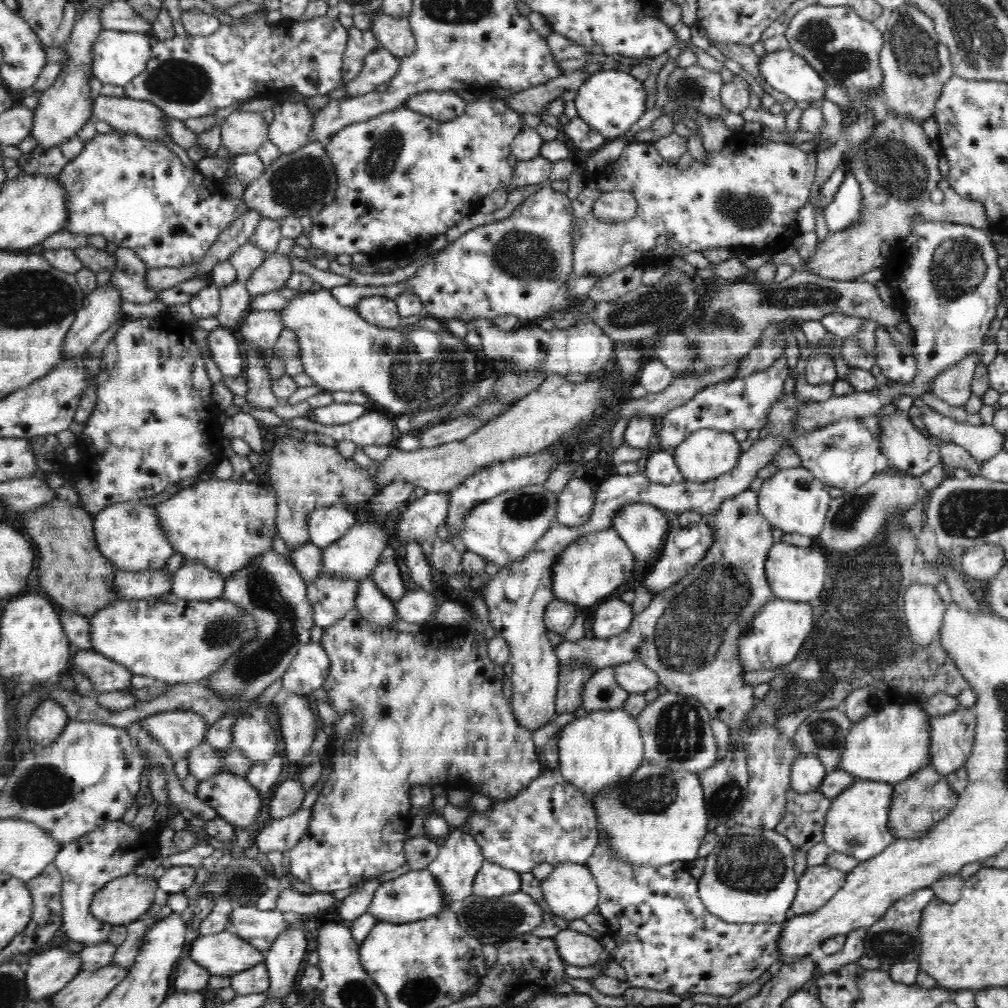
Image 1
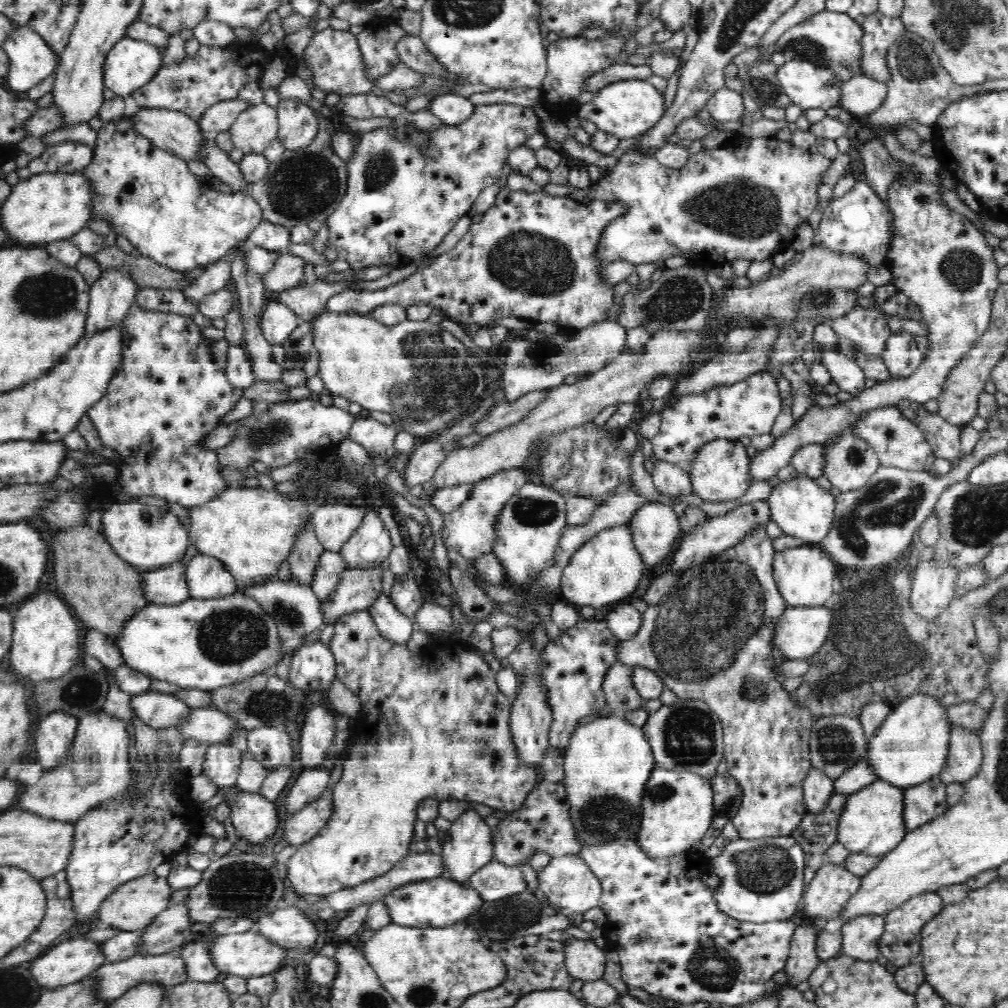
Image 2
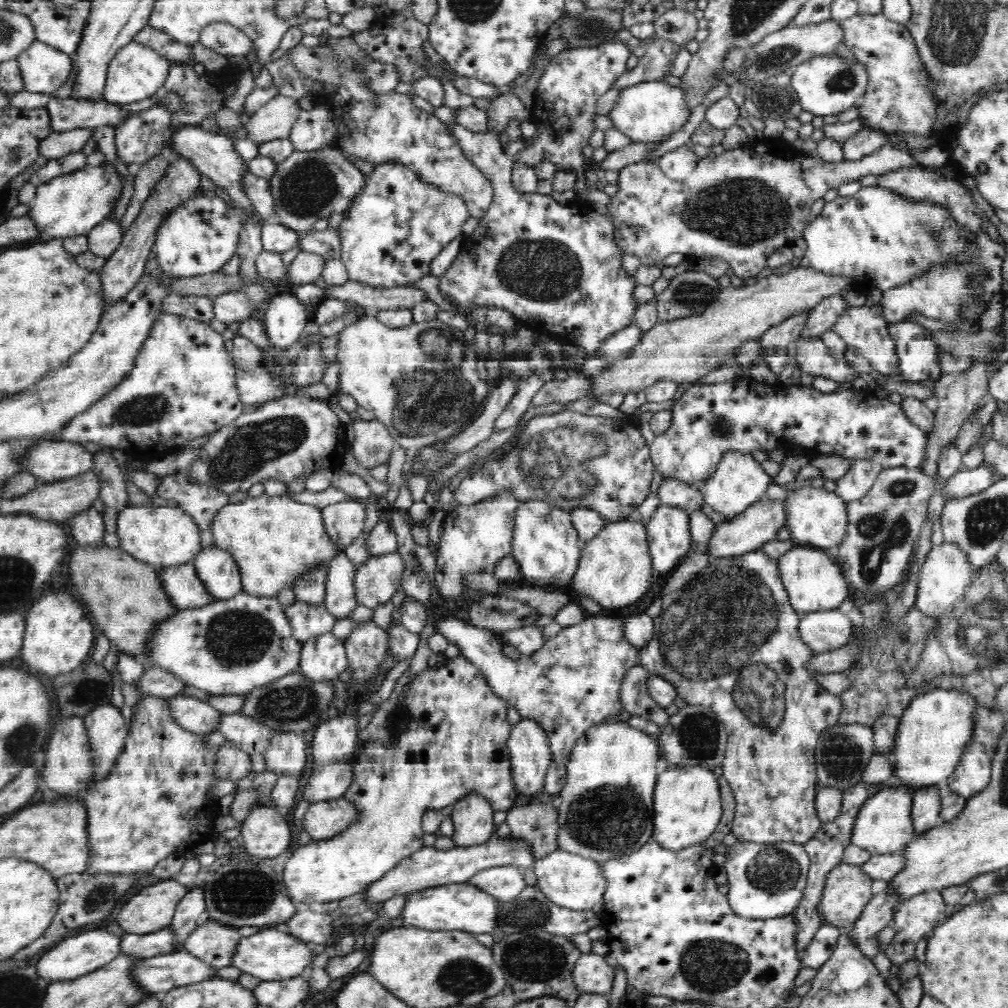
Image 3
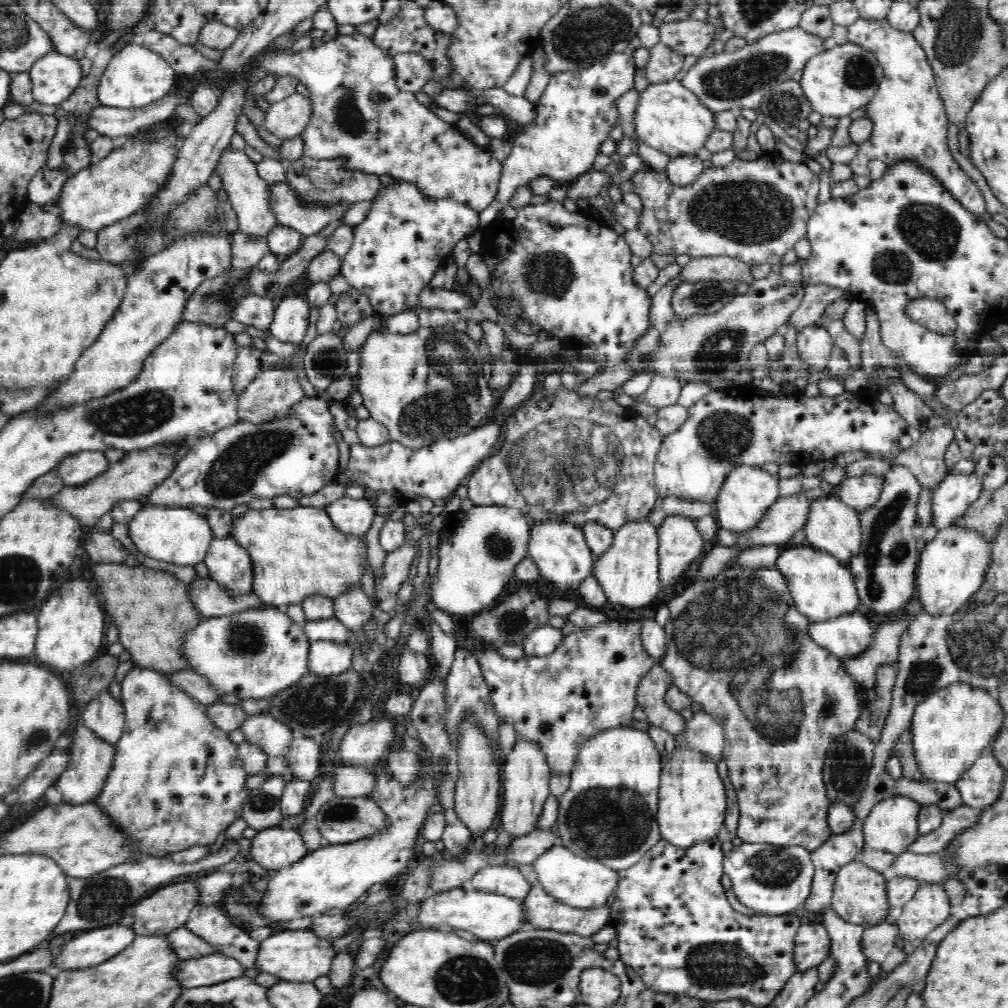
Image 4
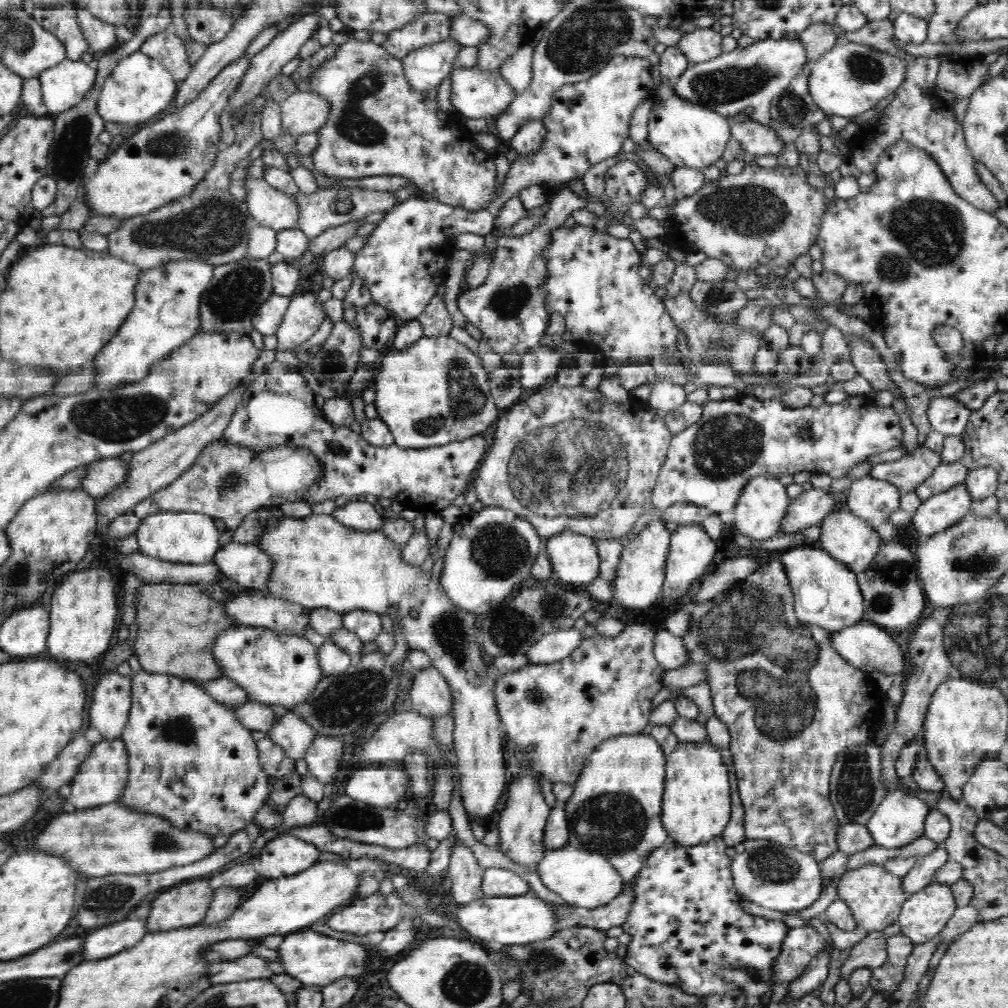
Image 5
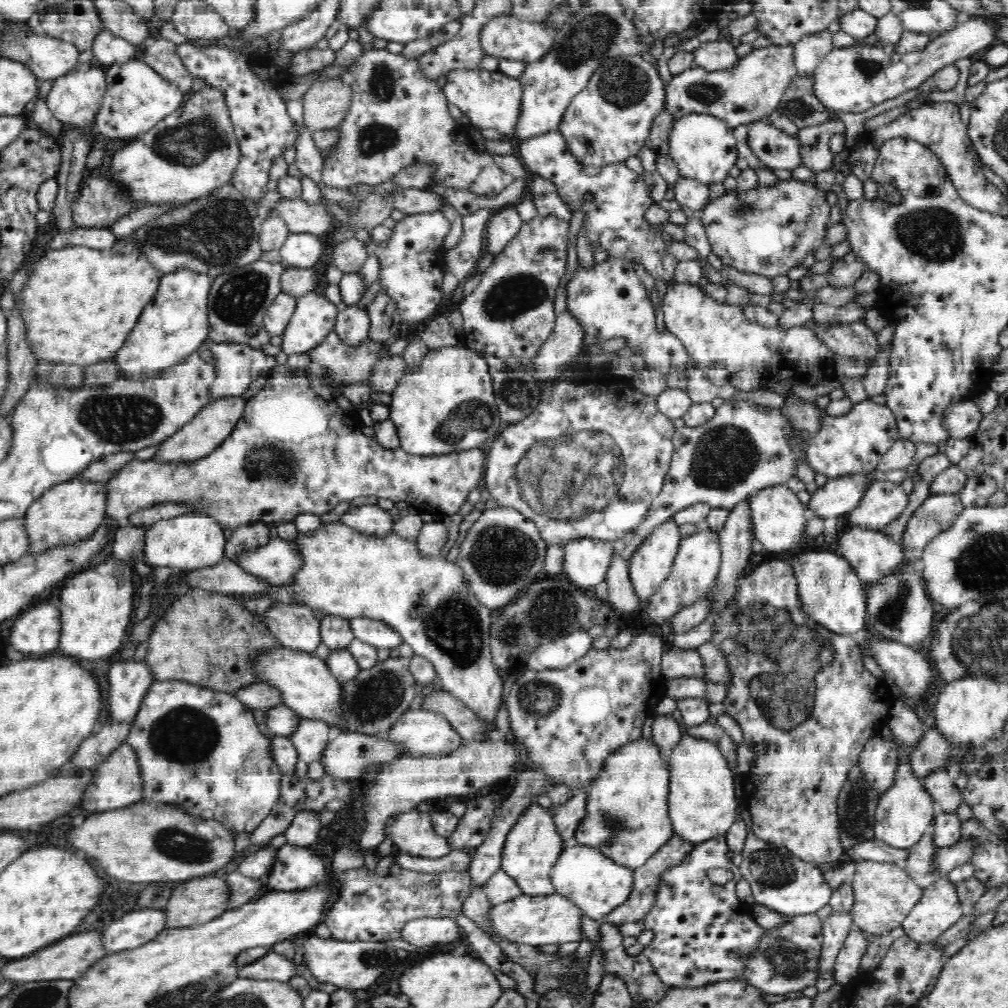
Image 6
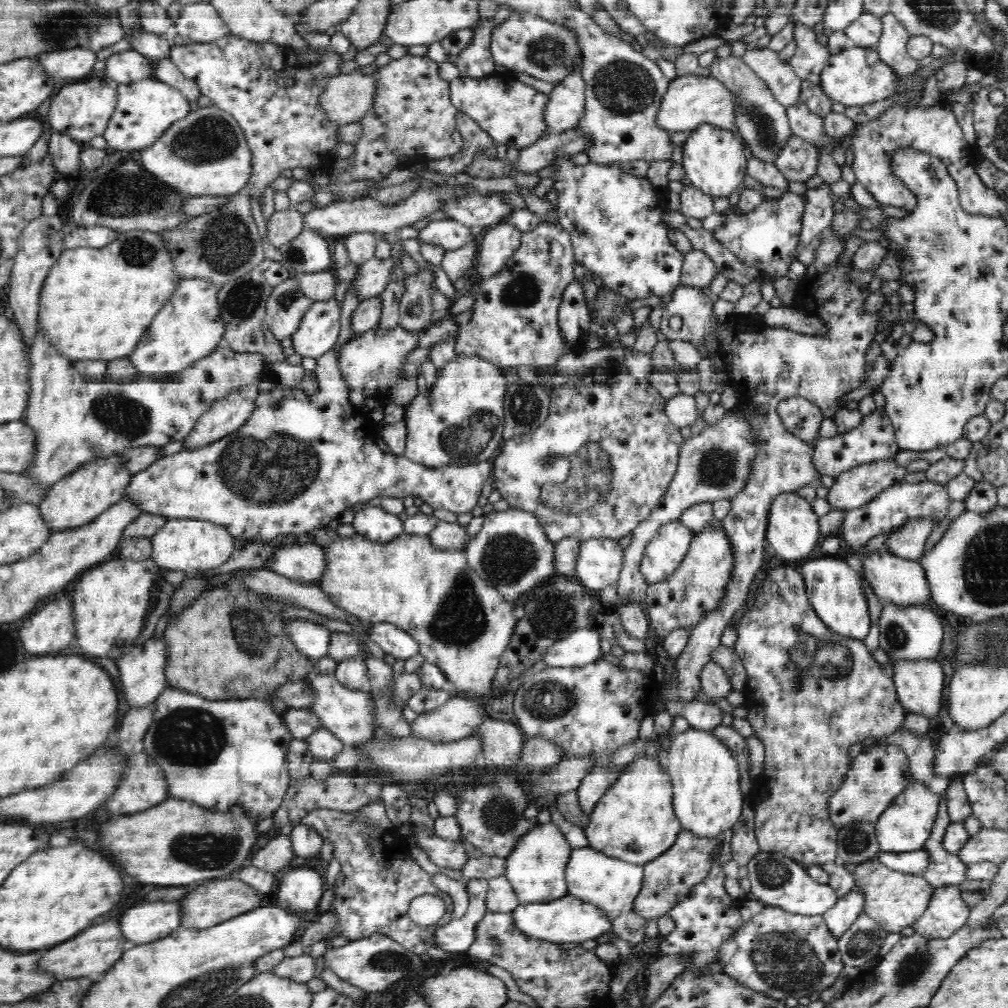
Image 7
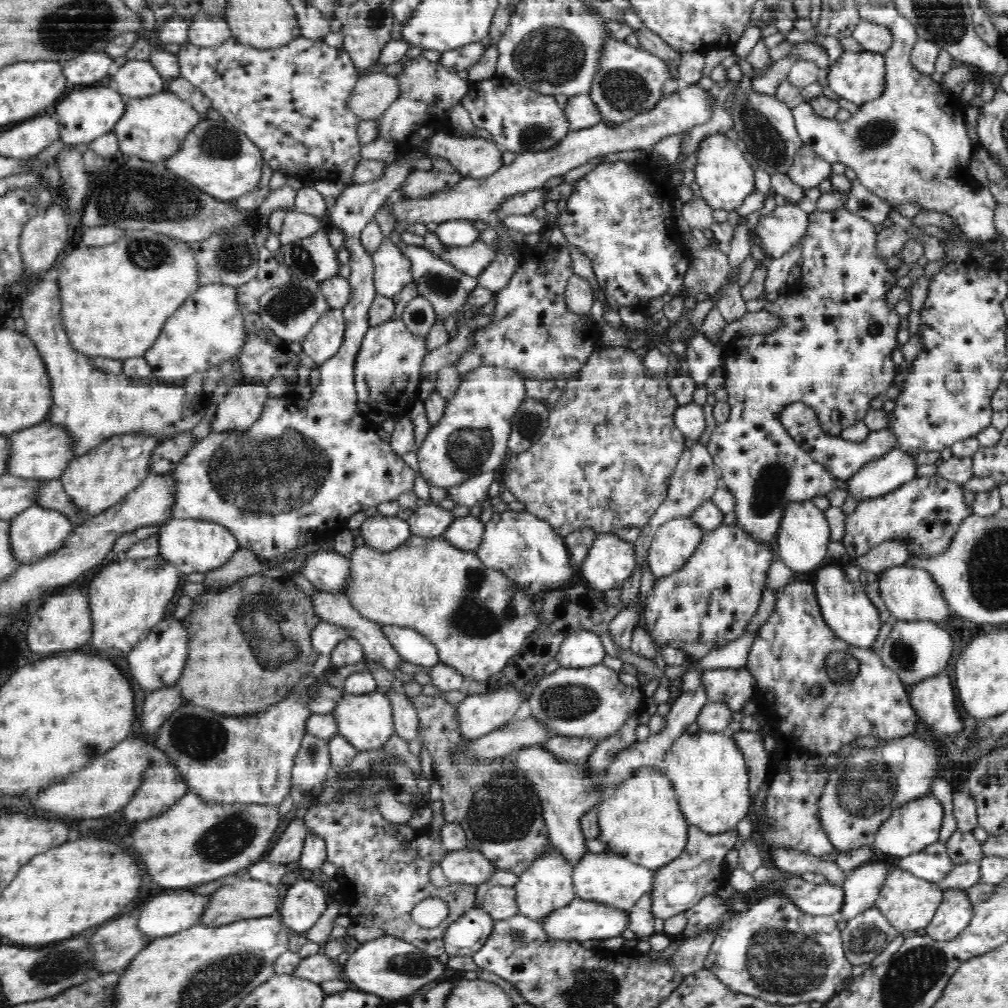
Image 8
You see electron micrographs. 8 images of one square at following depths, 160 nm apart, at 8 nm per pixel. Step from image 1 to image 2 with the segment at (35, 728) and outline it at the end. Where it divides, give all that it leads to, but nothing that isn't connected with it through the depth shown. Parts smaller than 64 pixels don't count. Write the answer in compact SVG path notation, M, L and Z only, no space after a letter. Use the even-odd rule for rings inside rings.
M52 712L42 718L34 730L34 750L42 768L54 769L69 758L78 719L64 712Z

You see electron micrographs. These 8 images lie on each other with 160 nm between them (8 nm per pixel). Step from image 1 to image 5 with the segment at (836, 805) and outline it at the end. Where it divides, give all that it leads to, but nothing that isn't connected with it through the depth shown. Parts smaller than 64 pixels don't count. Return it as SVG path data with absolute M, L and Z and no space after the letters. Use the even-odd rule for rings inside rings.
M908 789L888 791L887 796L865 825L876 845L888 848L901 847L924 836L924 823L931 810L926 803L918 799L918 796L912 795Z

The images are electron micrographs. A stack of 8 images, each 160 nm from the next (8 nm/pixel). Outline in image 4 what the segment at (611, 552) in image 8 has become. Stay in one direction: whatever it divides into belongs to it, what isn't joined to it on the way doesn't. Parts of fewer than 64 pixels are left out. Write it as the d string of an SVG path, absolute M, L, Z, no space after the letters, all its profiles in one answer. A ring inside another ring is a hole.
M563 520L562 522L534 521L531 526L527 557L537 564L539 576L543 576L563 590L568 590L591 576L596 558L578 525Z

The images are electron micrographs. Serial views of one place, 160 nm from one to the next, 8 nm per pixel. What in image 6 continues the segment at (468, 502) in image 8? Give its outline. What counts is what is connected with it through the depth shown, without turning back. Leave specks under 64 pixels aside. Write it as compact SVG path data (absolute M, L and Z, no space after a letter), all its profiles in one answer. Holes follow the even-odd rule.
M277 364L268 372L266 376L265 386L254 396L246 401L244 412L242 413L241 420L237 422L234 430L226 437L222 444L210 454L194 462L157 462L157 460L148 460L141 462L140 460L132 460L128 462L128 465L123 466L122 469L116 471L114 477L105 482L108 486L108 498L105 502L105 516L115 518L120 523L124 523L128 520L128 517L137 512L140 509L148 509L151 506L158 504L180 504L186 505L190 512L198 512L199 514L206 514L214 520L218 521L218 524L223 529L230 528L232 530L237 529L239 526L253 525L257 522L266 524L282 524L282 522L290 522L294 520L296 514L302 514L302 512L310 512L310 514L324 514L330 512L333 508L340 504L340 502L346 502L346 500L354 500L358 496L378 496L378 498L389 498L392 502L400 502L404 500L408 502L409 506L413 506L417 509L418 514L422 512L429 512L435 515L452 515L454 512L460 510L460 506L466 502L466 496L470 492L477 490L478 485L484 474L486 456L484 452L478 449L462 450L460 454L446 454L445 457L423 457L406 453L401 450L400 447L392 449L384 449L381 444L374 438L364 435L354 424L354 420L350 420L350 416L344 414L344 409L340 408L336 401L326 402L320 397L313 389L310 388L309 378L305 372L302 374L294 374L292 368L286 368L285 364Z

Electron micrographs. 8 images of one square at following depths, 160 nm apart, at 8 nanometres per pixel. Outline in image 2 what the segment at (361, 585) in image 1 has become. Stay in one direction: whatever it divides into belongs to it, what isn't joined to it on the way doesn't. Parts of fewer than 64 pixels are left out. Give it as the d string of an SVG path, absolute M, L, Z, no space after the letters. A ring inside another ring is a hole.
M379 592L367 611L372 615L374 624L384 638L400 644L410 640L416 628L415 621L400 612L384 592Z

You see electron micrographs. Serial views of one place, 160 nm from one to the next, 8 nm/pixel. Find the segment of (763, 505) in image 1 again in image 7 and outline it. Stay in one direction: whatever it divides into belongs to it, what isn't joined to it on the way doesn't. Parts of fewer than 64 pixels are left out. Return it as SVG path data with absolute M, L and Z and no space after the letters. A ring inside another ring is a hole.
M888 549L870 551L863 556L861 572L863 572L863 578L870 583L874 594L883 601L888 601L894 605L928 605L934 607L931 602L930 587L926 580L925 570L917 560L898 557Z

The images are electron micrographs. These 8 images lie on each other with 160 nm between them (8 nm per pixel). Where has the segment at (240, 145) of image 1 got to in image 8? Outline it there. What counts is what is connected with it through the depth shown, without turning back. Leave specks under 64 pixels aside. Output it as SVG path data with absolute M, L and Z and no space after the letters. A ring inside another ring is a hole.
M376 72L361 74L354 85L348 109L354 111L361 120L374 120L400 97L401 87L397 77Z

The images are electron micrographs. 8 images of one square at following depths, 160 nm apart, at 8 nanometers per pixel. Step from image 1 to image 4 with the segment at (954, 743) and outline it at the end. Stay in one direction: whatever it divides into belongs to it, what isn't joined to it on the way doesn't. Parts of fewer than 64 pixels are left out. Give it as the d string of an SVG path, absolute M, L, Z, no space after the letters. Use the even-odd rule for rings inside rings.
M980 756L963 774L956 789L965 805L982 810L992 808L1002 794L1006 769L993 756Z

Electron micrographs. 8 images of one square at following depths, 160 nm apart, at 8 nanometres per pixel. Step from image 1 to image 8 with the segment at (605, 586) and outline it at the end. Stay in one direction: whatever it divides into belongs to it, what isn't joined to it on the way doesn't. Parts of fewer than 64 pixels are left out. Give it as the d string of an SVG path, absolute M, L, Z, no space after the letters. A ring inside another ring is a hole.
M681 516L665 522L654 533L647 554L650 572L658 577L672 574L693 556L705 530L689 516Z

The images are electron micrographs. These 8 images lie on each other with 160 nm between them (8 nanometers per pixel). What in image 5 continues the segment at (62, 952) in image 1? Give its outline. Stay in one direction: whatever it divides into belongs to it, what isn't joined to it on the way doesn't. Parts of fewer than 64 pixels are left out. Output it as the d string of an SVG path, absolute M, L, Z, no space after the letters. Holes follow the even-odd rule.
M132 916L94 928L94 932L86 936L86 960L100 960L130 949L142 941L147 932L146 919Z

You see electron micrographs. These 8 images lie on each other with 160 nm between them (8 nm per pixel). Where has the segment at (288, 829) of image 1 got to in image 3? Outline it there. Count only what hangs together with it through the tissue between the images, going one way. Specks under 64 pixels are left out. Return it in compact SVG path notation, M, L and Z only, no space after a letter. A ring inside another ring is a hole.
M342 797L310 803L303 817L303 830L308 832L312 841L329 839L356 819L356 806Z

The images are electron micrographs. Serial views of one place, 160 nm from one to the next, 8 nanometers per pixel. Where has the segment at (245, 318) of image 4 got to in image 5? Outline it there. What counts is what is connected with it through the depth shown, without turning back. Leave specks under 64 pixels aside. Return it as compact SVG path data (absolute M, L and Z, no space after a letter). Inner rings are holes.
M273 292L252 318L252 324L256 330L263 335L276 334L290 305L290 299L289 296L280 296Z

